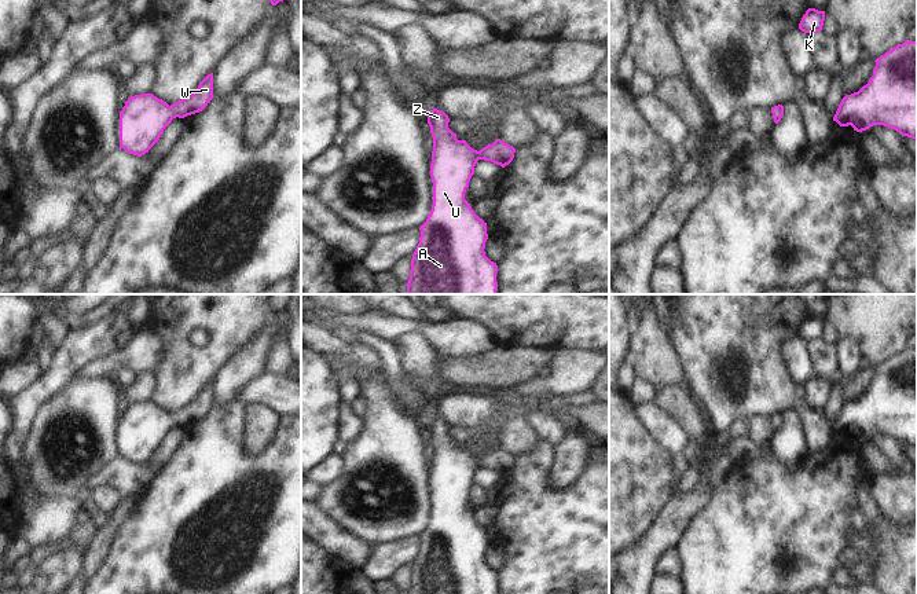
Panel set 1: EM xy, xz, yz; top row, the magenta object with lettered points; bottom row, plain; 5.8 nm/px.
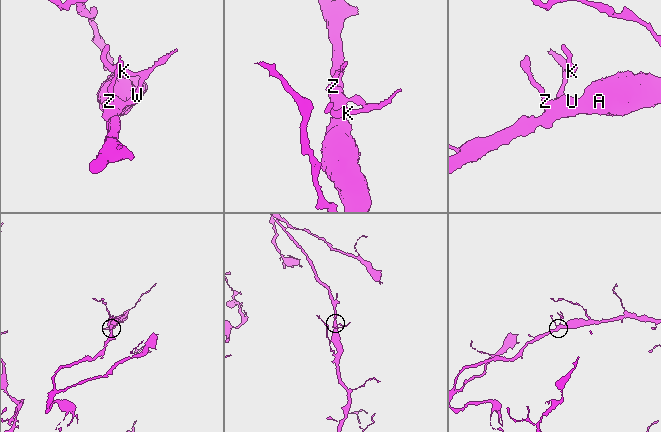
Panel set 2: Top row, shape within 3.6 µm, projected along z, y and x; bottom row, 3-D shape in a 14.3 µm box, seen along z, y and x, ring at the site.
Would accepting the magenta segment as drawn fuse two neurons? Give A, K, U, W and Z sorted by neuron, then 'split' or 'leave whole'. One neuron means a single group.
groups A K U W Z; leave whole

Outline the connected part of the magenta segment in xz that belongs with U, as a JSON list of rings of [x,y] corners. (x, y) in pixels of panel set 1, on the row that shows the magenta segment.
[[[433,109],[428,113],[433,138],[430,164],[433,205],[426,221],[419,227],[421,236],[411,258],[407,294],[498,294],[498,265],[484,252],[488,239],[487,223],[474,213],[465,199],[465,192],[478,160],[505,168],[513,161],[516,148],[496,139],[477,151],[466,140],[458,140],[448,122],[448,116],[441,110]]]

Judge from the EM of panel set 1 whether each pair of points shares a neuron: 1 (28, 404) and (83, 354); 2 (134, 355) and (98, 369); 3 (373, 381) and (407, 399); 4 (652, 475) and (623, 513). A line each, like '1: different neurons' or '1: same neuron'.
1: same neuron
2: same neuron
3: different neurons
4: same neuron

